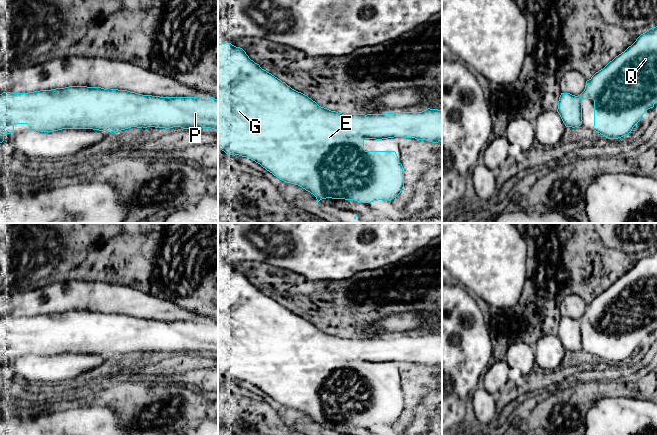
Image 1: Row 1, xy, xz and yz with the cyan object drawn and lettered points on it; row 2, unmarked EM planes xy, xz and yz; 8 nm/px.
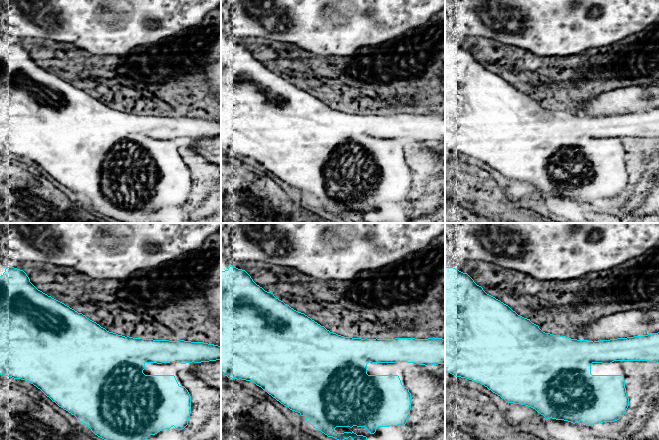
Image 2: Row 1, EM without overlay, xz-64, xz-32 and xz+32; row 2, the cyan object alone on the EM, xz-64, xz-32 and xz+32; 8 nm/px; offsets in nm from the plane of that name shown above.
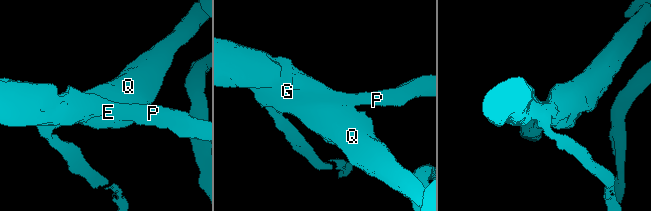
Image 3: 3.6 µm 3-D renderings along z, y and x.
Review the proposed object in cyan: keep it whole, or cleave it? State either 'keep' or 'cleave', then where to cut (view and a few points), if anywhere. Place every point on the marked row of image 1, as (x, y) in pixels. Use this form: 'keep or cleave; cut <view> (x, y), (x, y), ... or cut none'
keep; cut none

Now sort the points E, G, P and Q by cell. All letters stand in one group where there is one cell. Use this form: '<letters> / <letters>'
E G P Q

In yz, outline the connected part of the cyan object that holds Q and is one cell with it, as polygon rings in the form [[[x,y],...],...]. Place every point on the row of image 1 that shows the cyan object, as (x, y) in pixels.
[[[657,26],[641,34],[624,52],[587,80],[580,95],[561,93],[557,112],[566,127],[582,124],[583,99],[594,100],[594,131],[608,139],[631,133],[645,111],[657,102]]]

